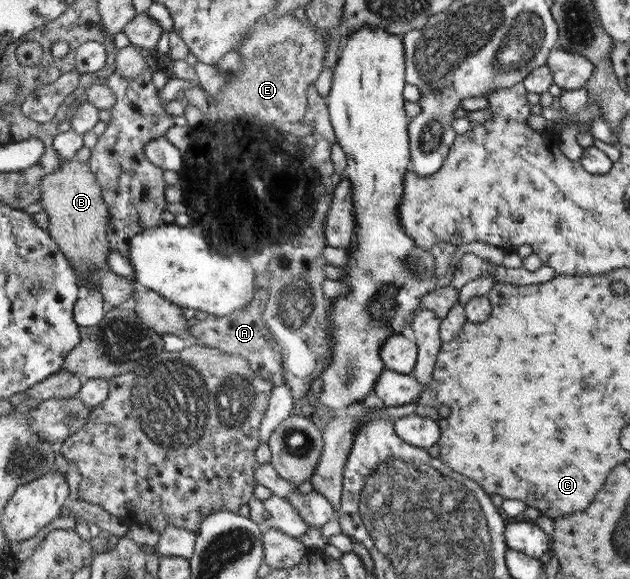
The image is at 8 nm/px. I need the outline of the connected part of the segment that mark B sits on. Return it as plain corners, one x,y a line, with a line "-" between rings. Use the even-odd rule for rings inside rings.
76,160
62,161
60,168
40,181
40,202
49,218
48,232
57,242
59,249
77,270
82,286
93,289
91,273
95,269
111,270
107,264
107,254
111,251
110,240
106,236
110,221
109,207
102,197
102,189
90,165

